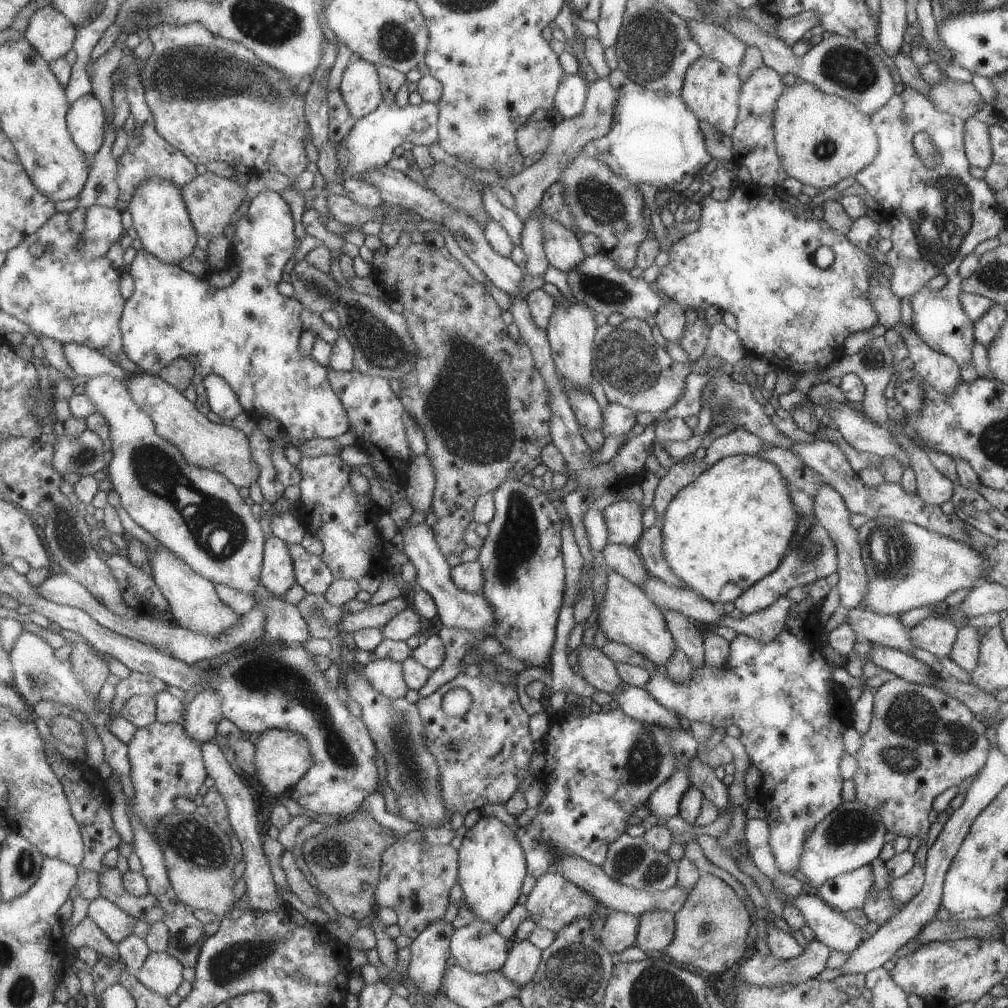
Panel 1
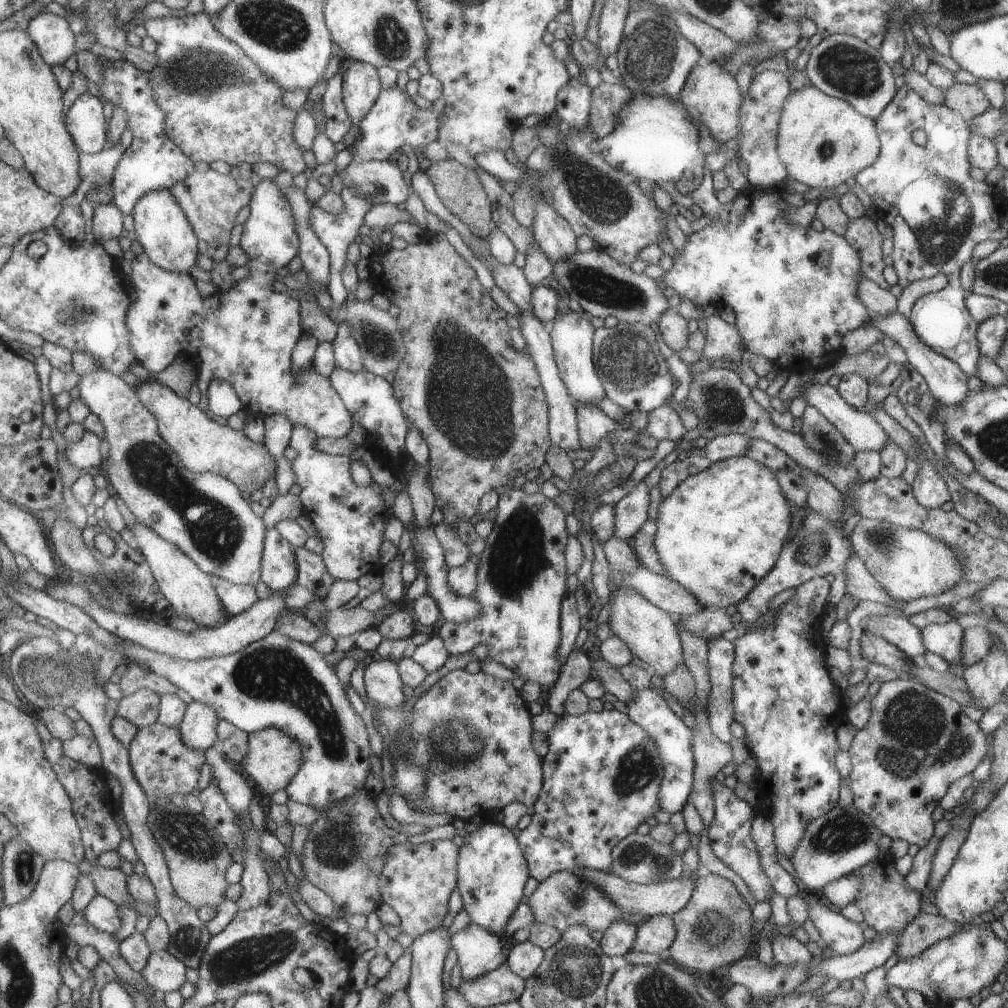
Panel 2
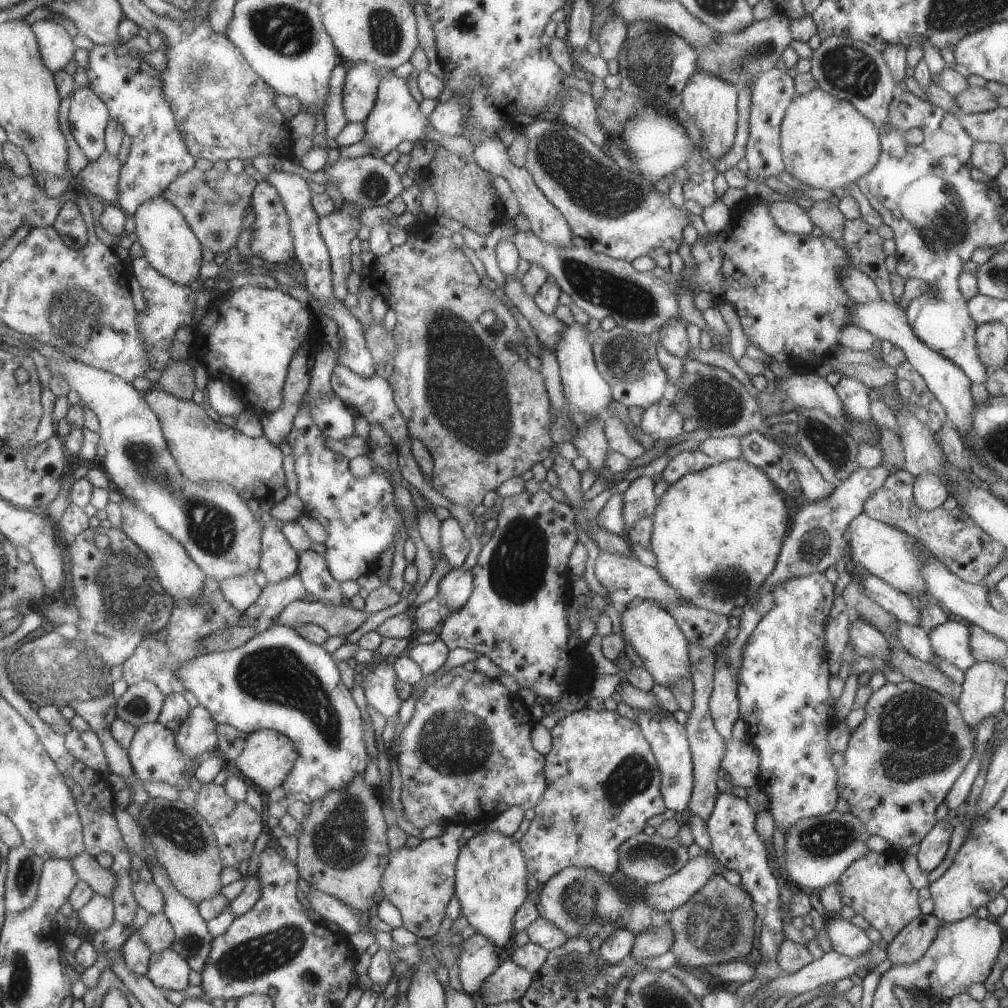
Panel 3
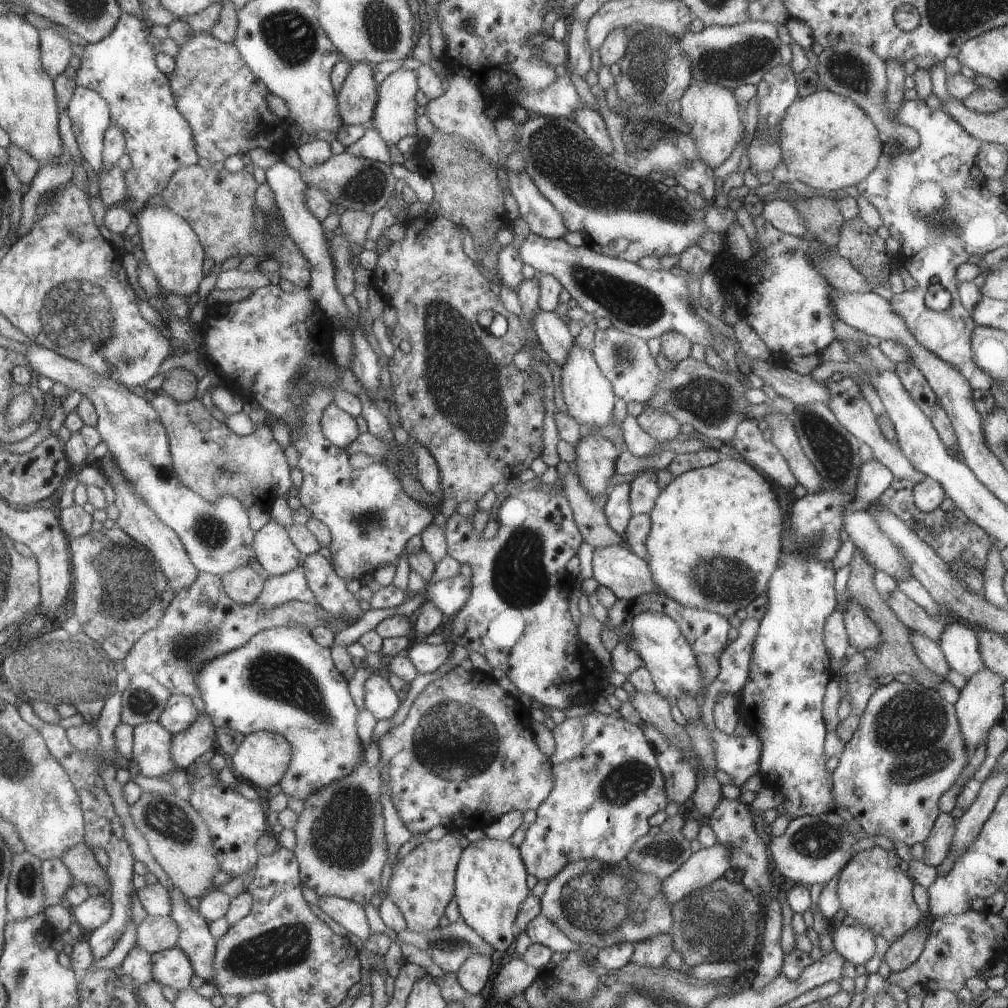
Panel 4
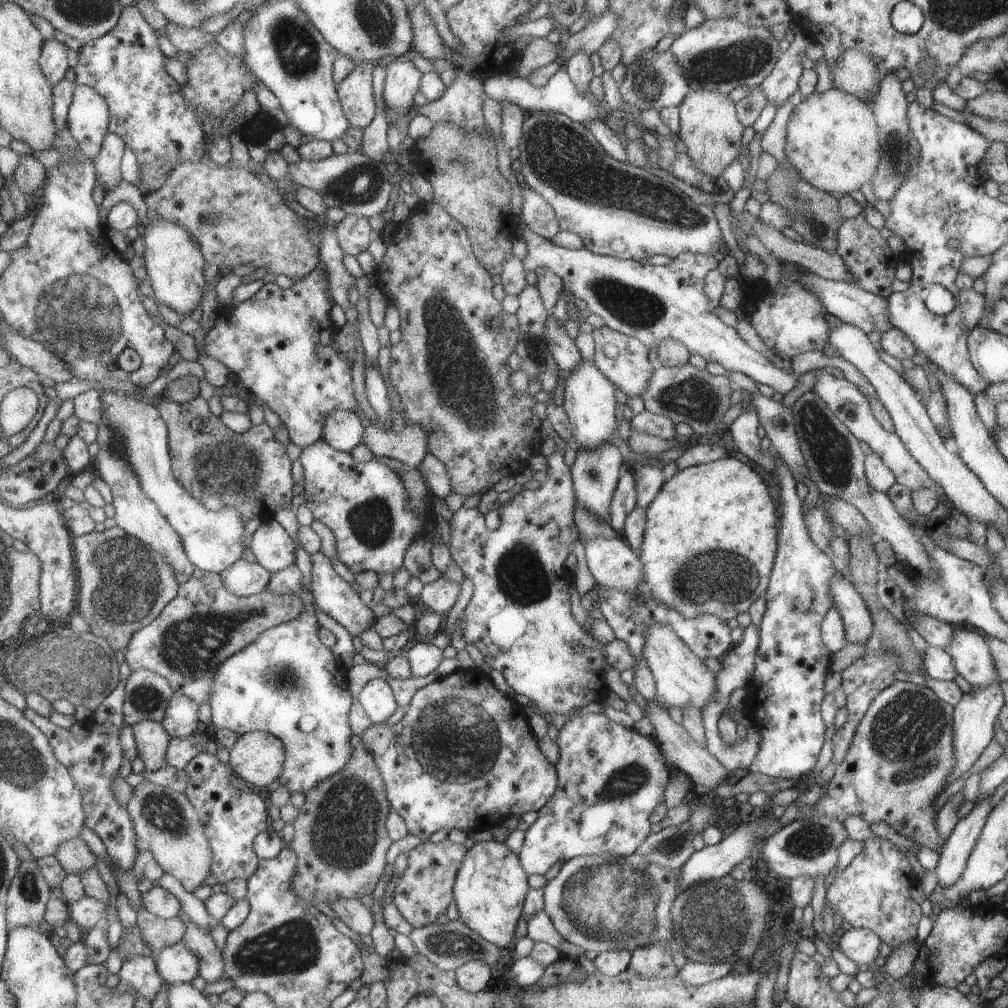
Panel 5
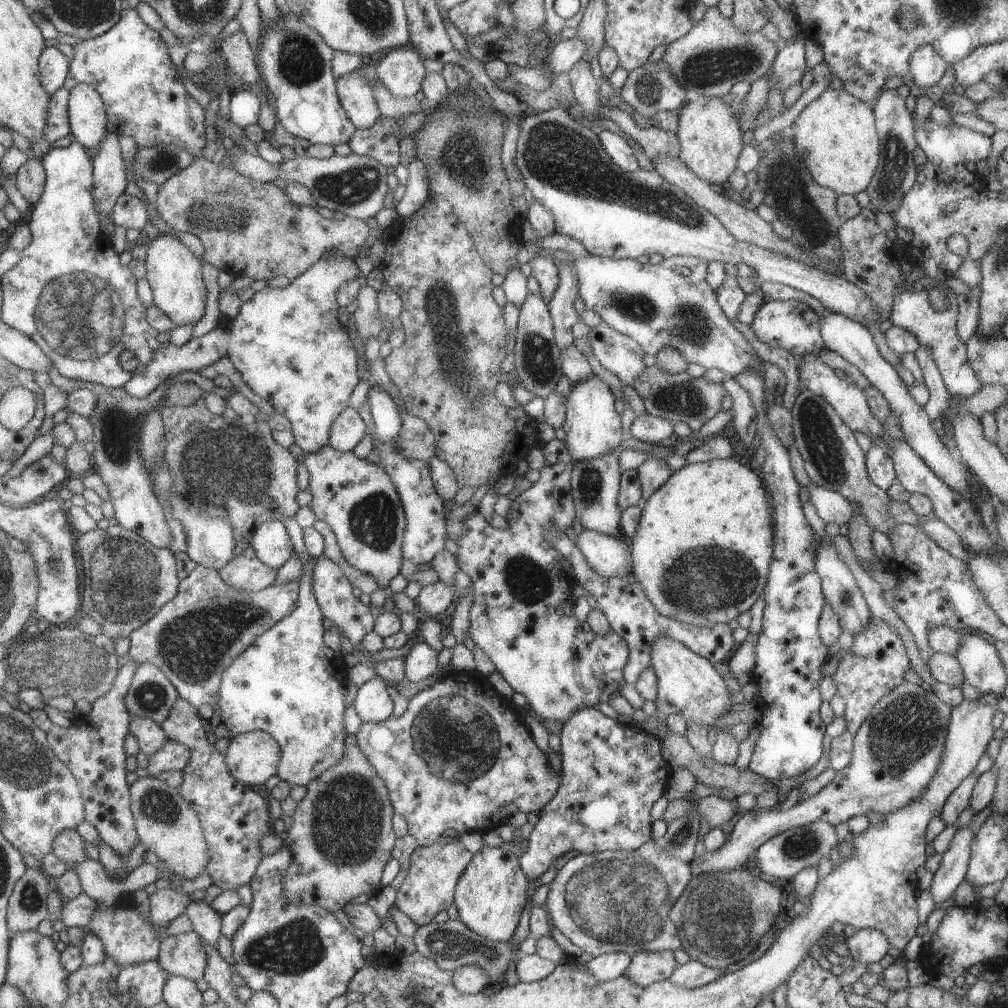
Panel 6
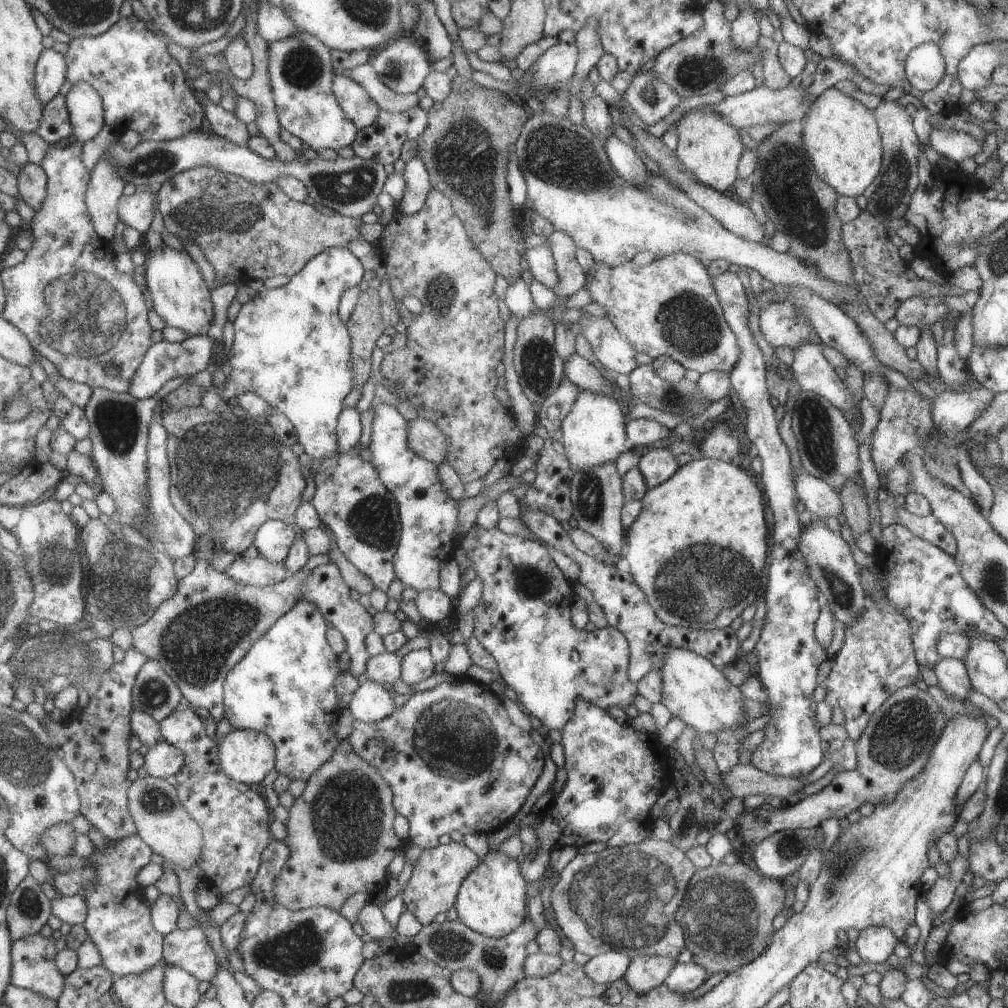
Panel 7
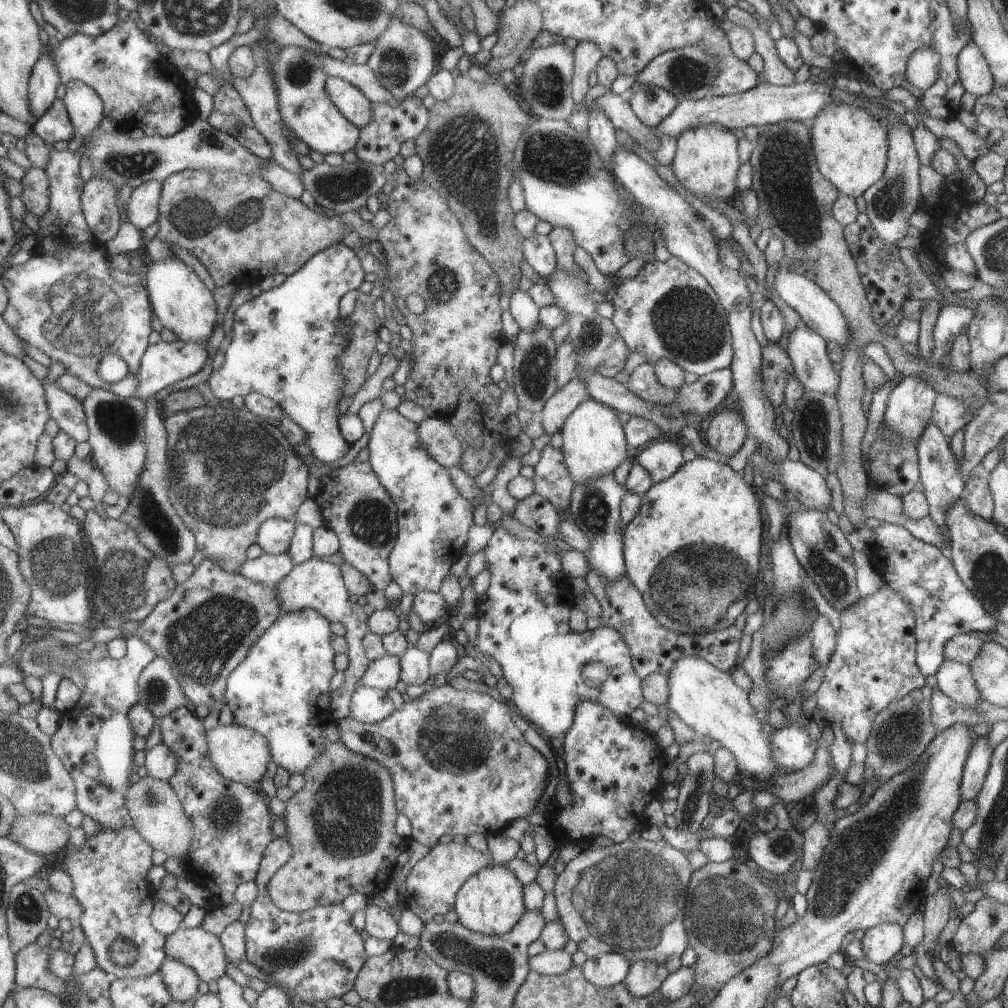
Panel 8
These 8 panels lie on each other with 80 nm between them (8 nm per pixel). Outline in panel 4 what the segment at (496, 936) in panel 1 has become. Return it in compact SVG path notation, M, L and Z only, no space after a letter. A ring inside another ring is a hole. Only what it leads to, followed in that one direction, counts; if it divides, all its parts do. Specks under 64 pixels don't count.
M471 953L456 969L456 979L465 992L472 995L481 992L491 974L491 962L494 958L495 956Z

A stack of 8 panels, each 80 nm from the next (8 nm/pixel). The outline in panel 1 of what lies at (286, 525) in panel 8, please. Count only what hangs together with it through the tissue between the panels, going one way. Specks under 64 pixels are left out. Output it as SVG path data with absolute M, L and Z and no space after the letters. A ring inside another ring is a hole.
M275 535L264 540L260 581L261 586L275 597L284 595L296 582L286 544Z

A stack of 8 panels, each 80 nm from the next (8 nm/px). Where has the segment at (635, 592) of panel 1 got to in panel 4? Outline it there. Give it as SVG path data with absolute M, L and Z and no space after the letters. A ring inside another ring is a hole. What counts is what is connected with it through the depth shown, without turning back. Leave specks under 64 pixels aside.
M652 610L635 613L631 619L630 632L633 649L651 675L654 692L664 699L672 697L676 700L683 691L690 692L698 698L702 691L703 679L697 668L692 648L671 617Z

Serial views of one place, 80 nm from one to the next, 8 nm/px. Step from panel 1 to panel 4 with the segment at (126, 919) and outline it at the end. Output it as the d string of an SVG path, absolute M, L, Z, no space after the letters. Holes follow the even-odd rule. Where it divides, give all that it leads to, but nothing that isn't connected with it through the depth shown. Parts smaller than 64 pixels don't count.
M99 893L89 897L89 900L86 900L81 906L72 908L72 912L81 929L93 932L109 922L113 914L113 907L111 898Z

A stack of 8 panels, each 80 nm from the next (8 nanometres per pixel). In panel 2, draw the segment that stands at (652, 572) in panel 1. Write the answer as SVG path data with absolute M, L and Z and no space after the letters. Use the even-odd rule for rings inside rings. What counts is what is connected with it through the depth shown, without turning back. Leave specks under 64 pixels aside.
M652 520L645 521L641 528L632 536L631 547L638 558L639 564L655 574L664 574L664 568L659 562L655 547L654 534L656 526Z

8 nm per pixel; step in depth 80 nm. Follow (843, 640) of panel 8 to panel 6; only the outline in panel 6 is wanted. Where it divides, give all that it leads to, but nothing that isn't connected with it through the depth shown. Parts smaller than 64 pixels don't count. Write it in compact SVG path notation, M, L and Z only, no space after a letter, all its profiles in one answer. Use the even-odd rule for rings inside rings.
M871 618L866 629L852 637L852 651L843 656L832 676L836 686L835 694L844 700L846 729L853 736L873 704L888 690L904 681L903 673L910 668L910 660L896 630L882 620Z

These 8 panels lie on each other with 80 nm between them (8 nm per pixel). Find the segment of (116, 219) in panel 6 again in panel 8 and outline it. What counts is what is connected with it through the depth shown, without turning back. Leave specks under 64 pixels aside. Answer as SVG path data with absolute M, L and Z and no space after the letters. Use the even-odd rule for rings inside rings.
M147 181L145 186L134 189L130 199L123 204L129 221L142 231L157 222L161 216L162 185L161 181Z

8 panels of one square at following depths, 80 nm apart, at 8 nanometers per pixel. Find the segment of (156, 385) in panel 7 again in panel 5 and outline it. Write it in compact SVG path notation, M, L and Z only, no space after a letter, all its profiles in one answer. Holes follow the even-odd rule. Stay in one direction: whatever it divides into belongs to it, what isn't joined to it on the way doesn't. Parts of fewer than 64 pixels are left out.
M313 269L305 278L293 283L288 289L282 289L275 283L266 283L262 285L255 294L253 294L247 300L233 303L232 308L227 308L225 305L221 312L217 312L216 319L213 325L209 328L209 331L204 334L205 337L205 356L214 358L221 364L225 365L228 370L228 374L233 374L239 382L243 385L245 390L249 390L250 394L257 396L264 406L270 408L279 417L279 420L283 426L287 429L288 438L290 442L303 448L308 444L313 444L317 439L325 439L329 446L332 446L338 451L350 452L350 450L360 442L363 434L363 425L361 425L360 416L355 414L356 400L353 397L353 382L351 382L351 366L347 364L343 356L333 350L331 347L331 338L336 332L336 327L329 318L329 311L333 305L329 288L328 288L328 276L323 269Z

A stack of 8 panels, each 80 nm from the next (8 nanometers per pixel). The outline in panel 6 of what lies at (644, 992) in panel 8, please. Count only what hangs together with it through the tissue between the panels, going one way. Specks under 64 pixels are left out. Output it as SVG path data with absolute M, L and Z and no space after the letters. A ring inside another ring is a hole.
M639 951L630 955L630 963L624 970L627 978L639 986L667 979L675 970L676 960L671 951Z

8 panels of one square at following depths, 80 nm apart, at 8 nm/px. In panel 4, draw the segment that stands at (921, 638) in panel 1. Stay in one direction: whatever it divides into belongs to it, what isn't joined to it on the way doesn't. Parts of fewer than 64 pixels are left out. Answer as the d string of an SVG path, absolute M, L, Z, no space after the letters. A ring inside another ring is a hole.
M955 618L946 620L936 643L944 654L949 668L962 674L966 680L985 667L979 654L974 631Z

